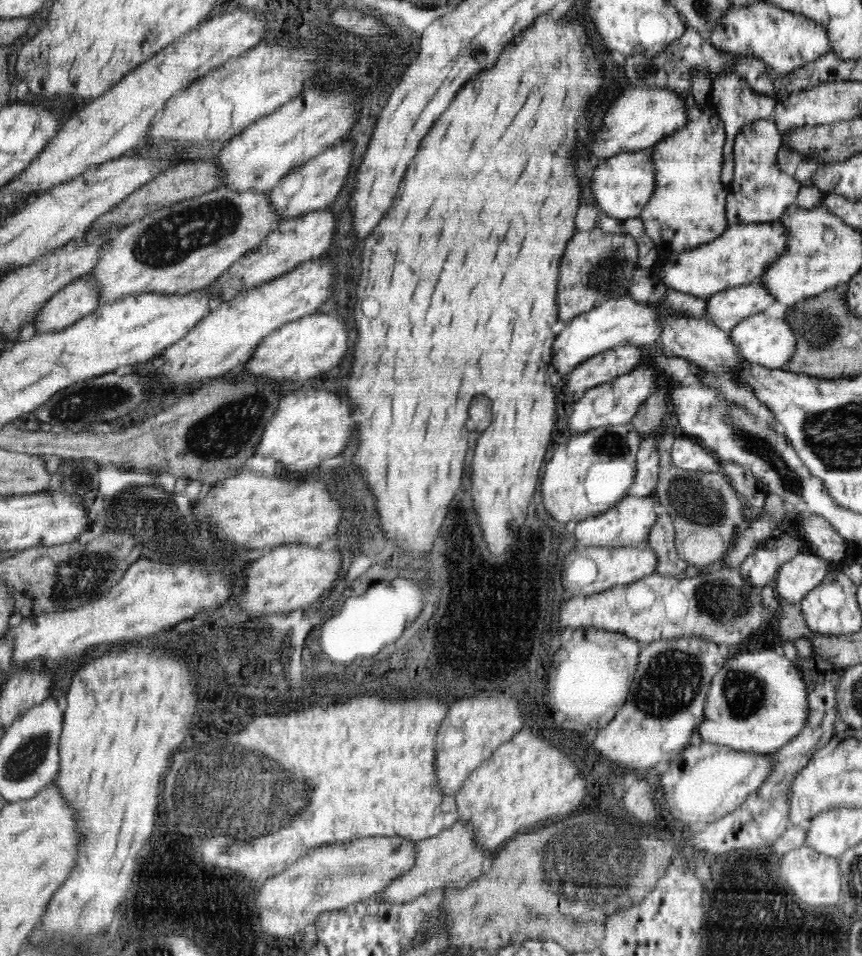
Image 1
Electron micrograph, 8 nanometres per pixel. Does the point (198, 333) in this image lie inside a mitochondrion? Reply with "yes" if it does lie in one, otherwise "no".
no

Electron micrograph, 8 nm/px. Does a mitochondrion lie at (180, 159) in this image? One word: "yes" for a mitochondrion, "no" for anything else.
no

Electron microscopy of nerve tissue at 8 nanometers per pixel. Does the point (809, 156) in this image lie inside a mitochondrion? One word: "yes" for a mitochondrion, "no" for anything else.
no

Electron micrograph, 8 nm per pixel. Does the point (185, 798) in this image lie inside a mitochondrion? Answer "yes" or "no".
yes

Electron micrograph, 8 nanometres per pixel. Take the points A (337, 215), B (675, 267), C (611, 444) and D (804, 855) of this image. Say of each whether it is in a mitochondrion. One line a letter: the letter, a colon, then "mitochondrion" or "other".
A: other
B: other
C: mitochondrion
D: other

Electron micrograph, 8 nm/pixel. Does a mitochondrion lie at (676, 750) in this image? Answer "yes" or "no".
no

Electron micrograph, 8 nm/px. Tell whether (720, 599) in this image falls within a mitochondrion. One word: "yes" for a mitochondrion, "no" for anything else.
yes

